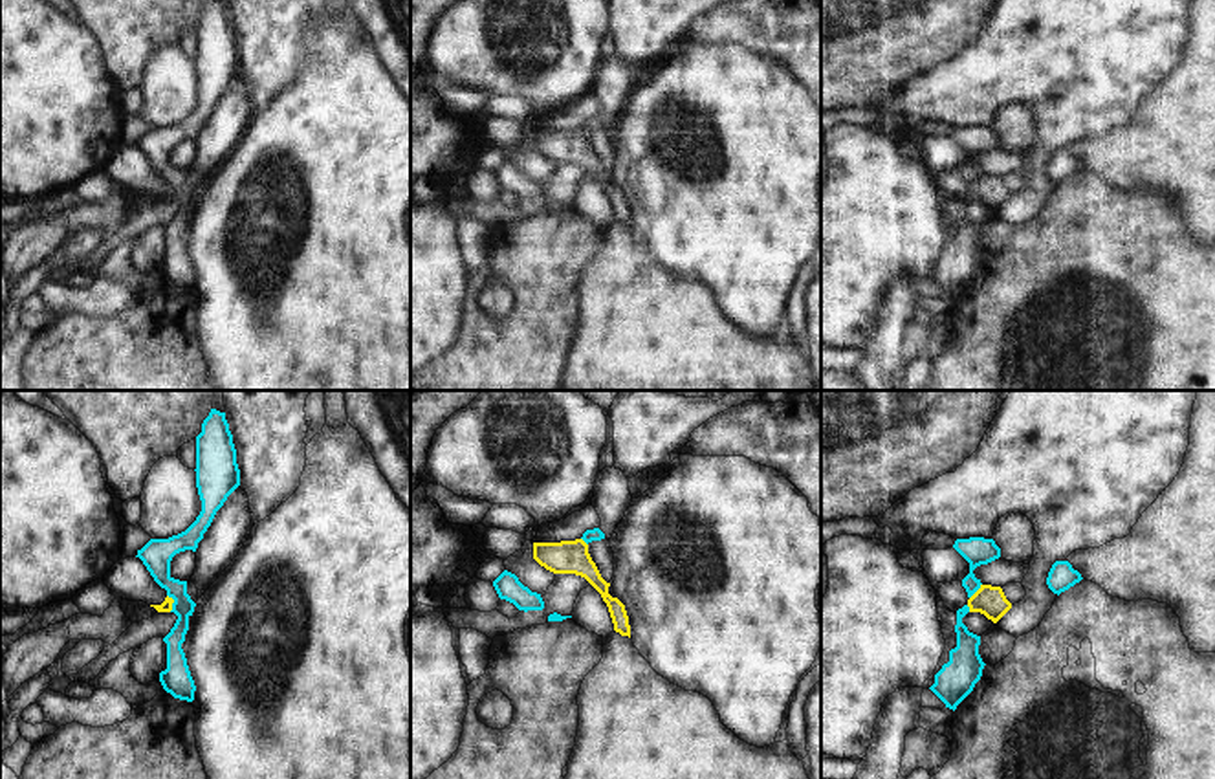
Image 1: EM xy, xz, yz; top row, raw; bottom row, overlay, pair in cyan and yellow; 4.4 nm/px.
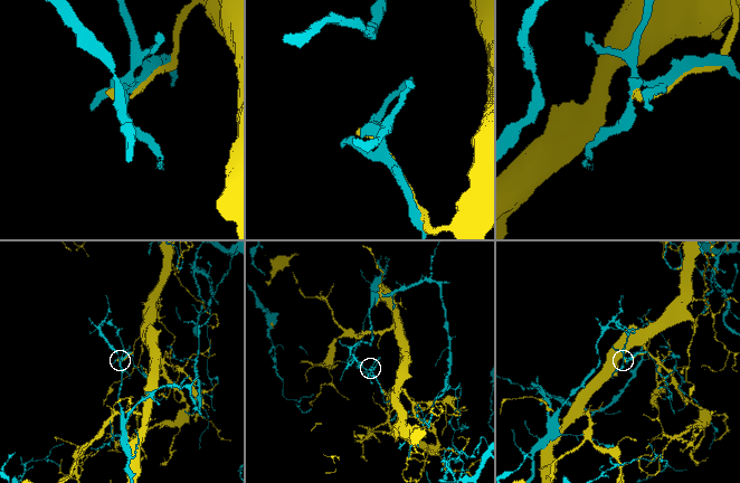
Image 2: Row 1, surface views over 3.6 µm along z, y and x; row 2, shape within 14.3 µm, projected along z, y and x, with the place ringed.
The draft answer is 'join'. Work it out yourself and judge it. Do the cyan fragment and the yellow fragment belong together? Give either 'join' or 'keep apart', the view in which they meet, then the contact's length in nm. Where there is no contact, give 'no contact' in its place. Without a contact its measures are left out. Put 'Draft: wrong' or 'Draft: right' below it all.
keep apart; contact in xy; length 80 nm
Draft: wrong

